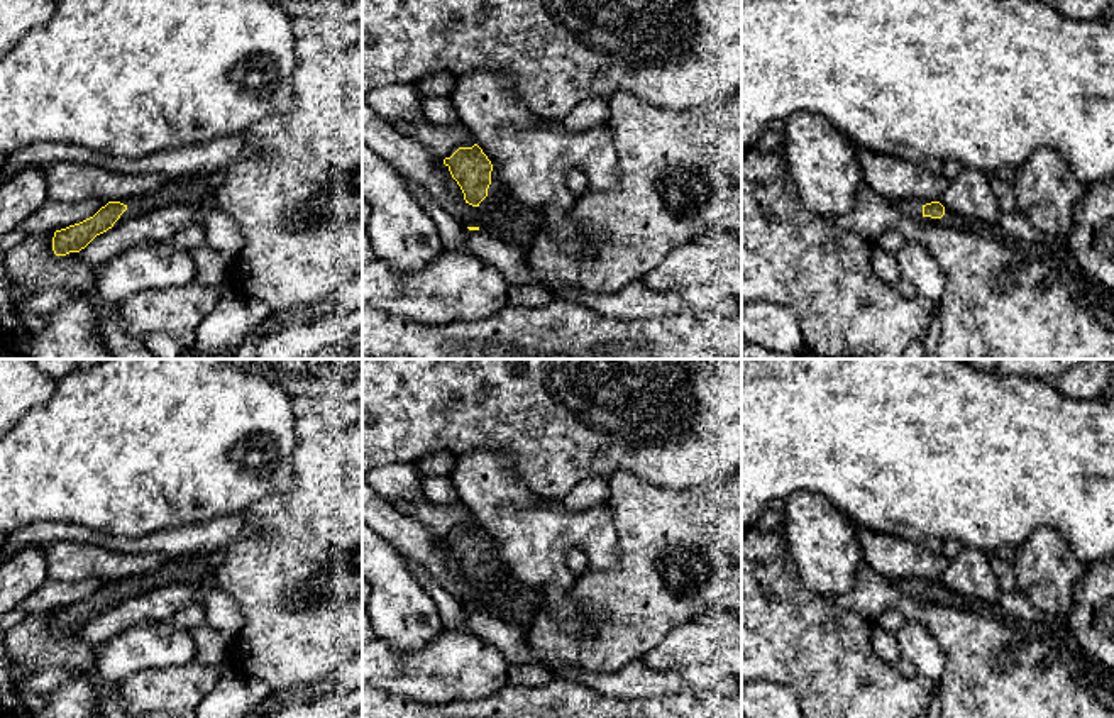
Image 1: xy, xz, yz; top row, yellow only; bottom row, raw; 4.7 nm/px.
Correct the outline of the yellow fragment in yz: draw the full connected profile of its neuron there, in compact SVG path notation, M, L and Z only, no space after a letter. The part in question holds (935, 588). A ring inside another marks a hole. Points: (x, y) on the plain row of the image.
M902 579L897 583L897 586L904 594L923 603L938 603L945 606L960 606L970 610L970 598L945 588L940 581Z

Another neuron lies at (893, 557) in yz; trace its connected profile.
M858 527L857 537L867 564L879 576L899 583L902 579L940 581L950 559L943 552L929 552L919 542L872 532Z

